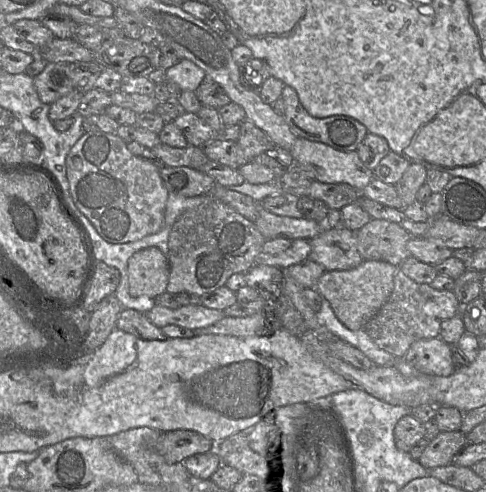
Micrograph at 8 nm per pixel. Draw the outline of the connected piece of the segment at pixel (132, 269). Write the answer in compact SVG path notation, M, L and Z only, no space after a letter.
M155 246L141 249L128 259L129 294L155 299L166 291L169 275L167 256Z

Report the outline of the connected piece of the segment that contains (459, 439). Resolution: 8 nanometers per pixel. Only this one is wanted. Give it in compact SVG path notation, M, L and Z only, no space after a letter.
M460 430L441 432L429 442L419 458L419 463L427 470L446 466L467 444L466 434Z

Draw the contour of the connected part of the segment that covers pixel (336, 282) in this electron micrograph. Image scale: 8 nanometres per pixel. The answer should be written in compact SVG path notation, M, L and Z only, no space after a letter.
M363 261L346 271L326 271L318 280L316 290L329 301L336 317L351 330L362 330L386 303L394 288L394 276L398 270L385 261Z

